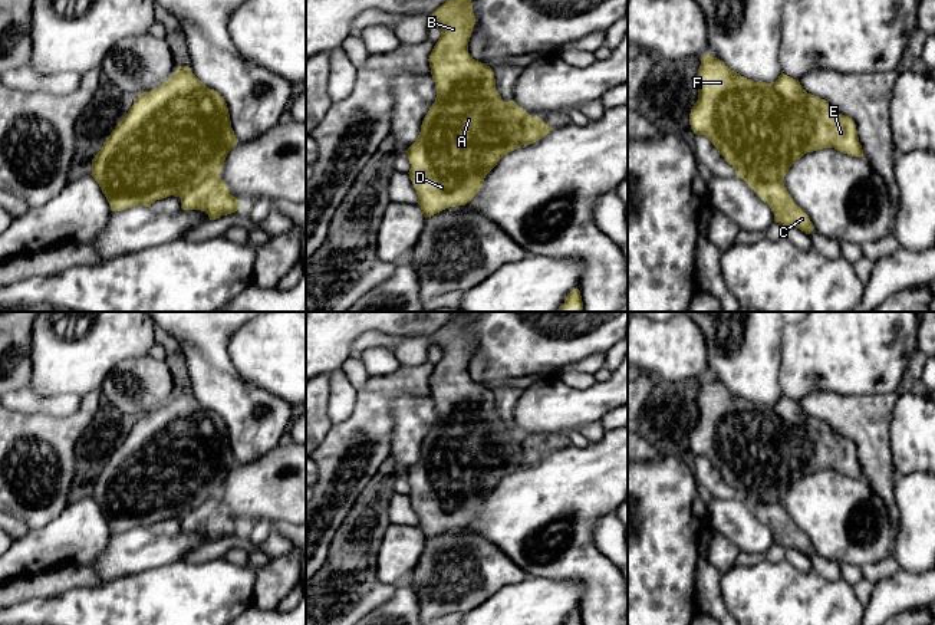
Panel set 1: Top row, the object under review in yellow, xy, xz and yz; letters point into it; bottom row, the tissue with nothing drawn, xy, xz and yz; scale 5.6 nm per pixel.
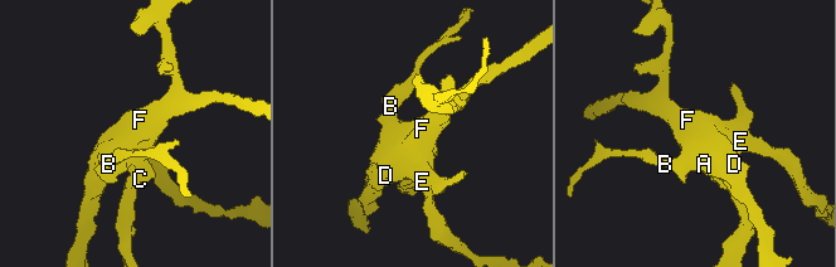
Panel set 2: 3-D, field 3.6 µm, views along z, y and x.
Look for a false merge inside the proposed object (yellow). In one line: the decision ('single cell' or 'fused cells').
single cell

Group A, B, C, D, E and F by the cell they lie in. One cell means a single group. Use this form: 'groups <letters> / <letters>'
groups A B C D E F

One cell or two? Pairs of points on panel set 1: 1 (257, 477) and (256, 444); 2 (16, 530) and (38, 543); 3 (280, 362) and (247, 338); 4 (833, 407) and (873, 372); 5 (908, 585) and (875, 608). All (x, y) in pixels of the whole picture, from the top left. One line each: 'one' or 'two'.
1: two
2: two
3: one
4: two
5: one

